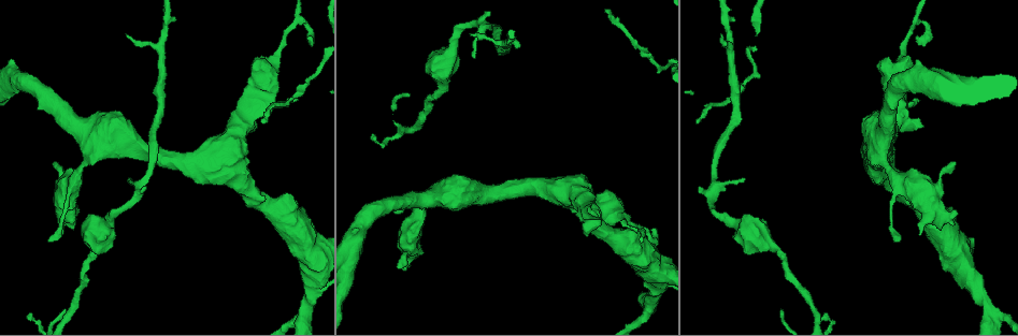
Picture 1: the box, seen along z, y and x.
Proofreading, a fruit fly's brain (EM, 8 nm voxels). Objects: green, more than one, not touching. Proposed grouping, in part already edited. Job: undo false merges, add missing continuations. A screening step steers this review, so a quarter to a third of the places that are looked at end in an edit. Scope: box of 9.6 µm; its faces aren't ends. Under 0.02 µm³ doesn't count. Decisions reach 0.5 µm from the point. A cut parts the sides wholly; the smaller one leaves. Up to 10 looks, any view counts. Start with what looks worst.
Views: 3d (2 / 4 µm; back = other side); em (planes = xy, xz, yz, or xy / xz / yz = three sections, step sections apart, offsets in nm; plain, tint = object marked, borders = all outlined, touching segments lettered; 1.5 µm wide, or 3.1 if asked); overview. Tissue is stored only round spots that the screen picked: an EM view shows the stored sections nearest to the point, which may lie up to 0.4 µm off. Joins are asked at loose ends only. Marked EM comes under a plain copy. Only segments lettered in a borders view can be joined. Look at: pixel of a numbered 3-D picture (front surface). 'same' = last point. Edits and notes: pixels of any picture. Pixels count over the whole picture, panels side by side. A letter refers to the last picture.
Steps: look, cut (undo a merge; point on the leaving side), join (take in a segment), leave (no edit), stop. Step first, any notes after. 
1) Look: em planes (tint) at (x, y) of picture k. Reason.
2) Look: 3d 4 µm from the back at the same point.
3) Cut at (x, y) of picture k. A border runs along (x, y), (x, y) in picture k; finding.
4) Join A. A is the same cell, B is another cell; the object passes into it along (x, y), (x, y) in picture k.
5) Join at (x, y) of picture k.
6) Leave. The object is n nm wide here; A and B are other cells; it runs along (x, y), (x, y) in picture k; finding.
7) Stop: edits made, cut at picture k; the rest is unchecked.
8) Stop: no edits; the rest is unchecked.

Look: 3d 2 µm at (397, 266) of picture 1. Branch stops here.

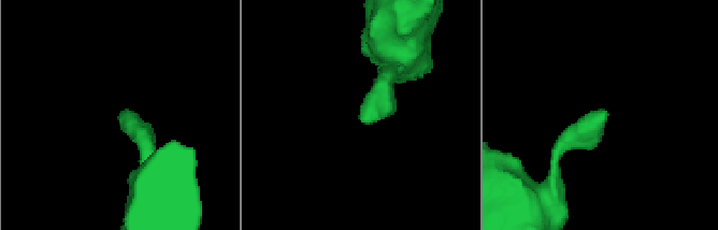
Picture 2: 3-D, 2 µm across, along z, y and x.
Look: em planes (borders) at (366, 123) of picture 2. Need the tissue.

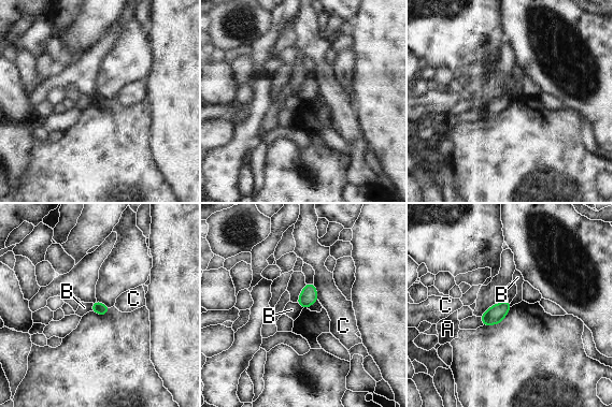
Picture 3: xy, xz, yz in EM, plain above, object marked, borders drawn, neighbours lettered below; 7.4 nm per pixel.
Leave. The longest contact is with C, 130 nm; A, B and C are other cells; a border runs along (93, 303), (90, 310) in picture 3; none of them fits.

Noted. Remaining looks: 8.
Look: em xy step 4 (borders) at (296, 100) of picture 1. An open end.

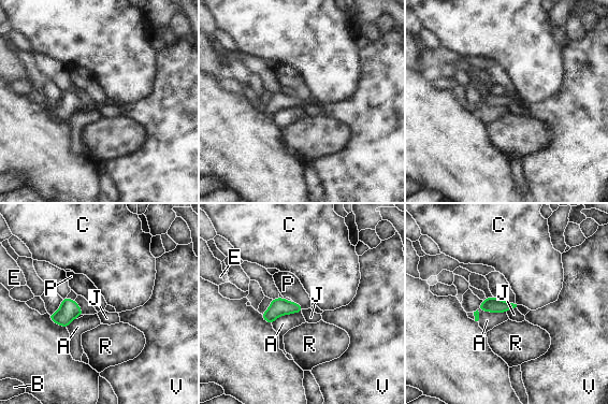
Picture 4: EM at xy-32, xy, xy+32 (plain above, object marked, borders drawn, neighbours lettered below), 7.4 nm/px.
Leave. A, B, C, E, J, P, R and V are other cells; a border runs along (516, 306), (506, 312) in picture 4; no lettered segment goes on from it.

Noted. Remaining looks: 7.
Look: em planes (borders) at (83, 165) of picture 1. Narrows sharply.

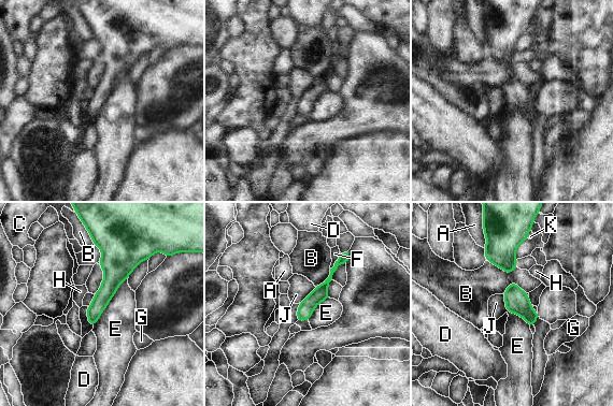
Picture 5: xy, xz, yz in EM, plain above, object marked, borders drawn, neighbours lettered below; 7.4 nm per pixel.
Leave. The object is 120 nm wide here; A, B, C, D, E, F, G, H, J and K are other cells; one neuron here.

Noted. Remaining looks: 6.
Look: em xy step 4 (tint) at (109, 214) of picture 1. Sudden change in width.

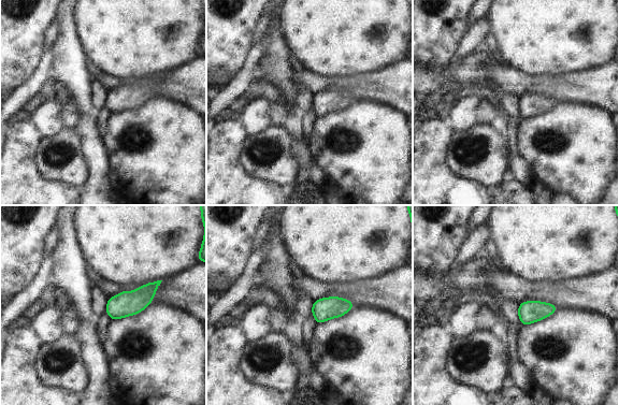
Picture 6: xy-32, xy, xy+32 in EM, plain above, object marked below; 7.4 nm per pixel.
Look: em xy step 4 (borders) at the same point. See the neighbours.

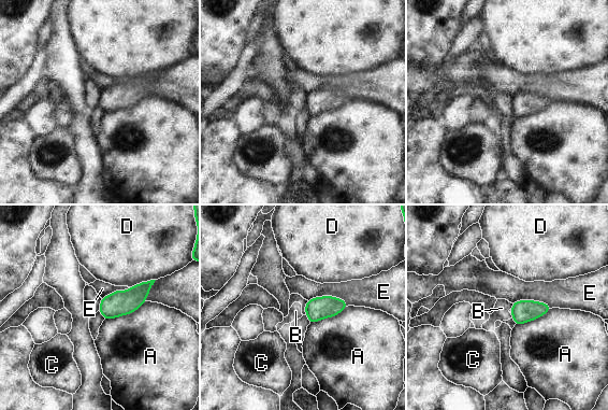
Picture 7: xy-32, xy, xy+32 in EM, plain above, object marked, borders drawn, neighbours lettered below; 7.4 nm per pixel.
Leave. The longest contact is with A, 340 nm; A, B, C, D and E are other cells; a border runs along (512, 304), (509, 308) in picture 7; all the same neuron.

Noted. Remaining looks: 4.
Stop: no edits; the rest is unchecked.

